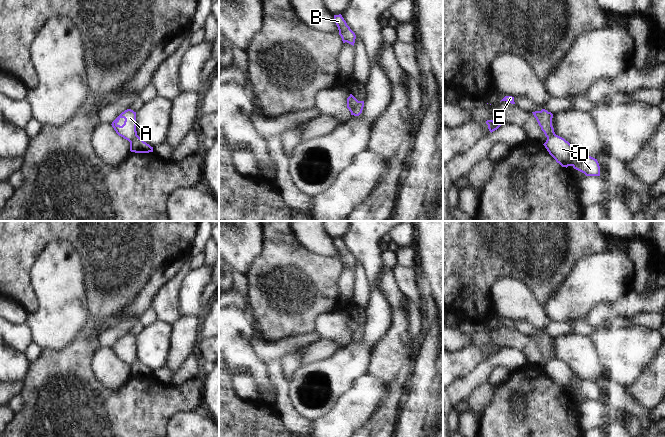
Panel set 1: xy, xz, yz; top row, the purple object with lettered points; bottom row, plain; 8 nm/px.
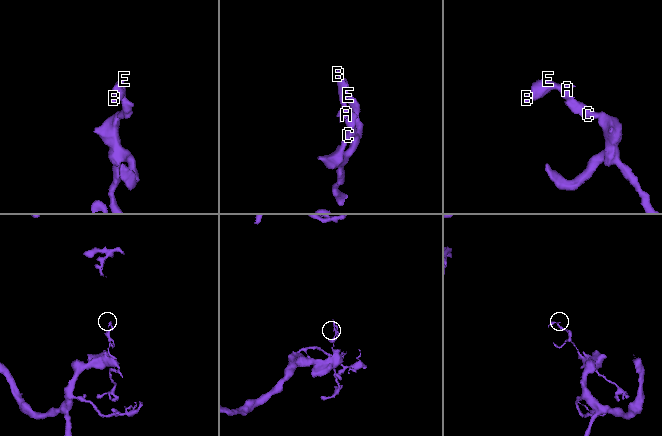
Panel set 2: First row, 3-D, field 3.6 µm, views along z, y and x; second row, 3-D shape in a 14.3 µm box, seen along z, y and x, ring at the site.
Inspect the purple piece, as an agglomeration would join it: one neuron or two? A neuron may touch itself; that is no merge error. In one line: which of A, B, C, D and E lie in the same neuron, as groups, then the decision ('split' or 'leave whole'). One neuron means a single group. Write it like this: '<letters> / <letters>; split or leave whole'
A B E / C D; split

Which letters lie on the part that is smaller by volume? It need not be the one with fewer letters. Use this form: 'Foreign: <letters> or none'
Foreign: A, B, E

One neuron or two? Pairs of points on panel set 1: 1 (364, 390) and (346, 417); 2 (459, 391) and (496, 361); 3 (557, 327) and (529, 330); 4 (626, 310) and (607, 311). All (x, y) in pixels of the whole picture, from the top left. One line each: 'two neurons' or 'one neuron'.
1: one neuron
2: one neuron
3: one neuron
4: two neurons

